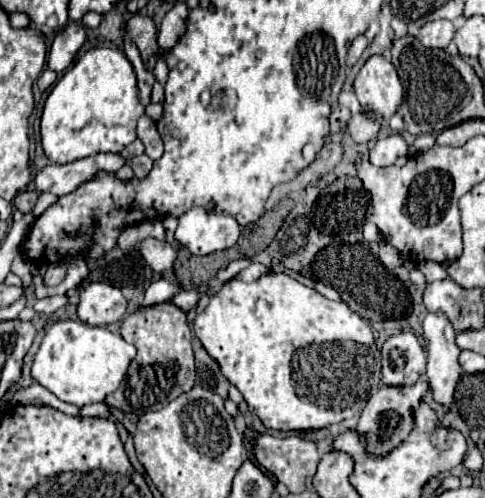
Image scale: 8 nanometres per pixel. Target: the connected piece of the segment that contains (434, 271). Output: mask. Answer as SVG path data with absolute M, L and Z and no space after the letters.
M421 261L421 263L417 263L417 269L419 269L419 271L425 275L427 283L435 283L435 281L449 279L447 269L445 269L445 265L441 265L441 263L433 263L433 261Z

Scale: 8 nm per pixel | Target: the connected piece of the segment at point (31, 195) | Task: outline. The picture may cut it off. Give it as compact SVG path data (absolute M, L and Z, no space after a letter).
M23 191L23 193L19 193L19 195L13 199L13 203L15 203L15 207L17 207L21 213L29 213L29 211L33 209L37 197L39 197L37 191Z

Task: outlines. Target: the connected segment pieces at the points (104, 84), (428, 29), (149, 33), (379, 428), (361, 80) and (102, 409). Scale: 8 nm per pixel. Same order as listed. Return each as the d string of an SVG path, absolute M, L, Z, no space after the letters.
M95 47L89 49L79 61L65 71L59 83L49 93L41 115L41 143L51 163L71 163L97 153L121 153L137 139L137 119L145 113L139 101L137 77L133 65L119 49Z
M439 19L439 21L425 23L425 25L419 29L417 39L419 39L425 47L447 49L447 45L449 45L449 41L453 39L453 35L455 35L453 23L447 21L447 19Z
M135 13L127 21L127 33L135 41L135 45L141 51L141 59L149 71L153 71L157 57L159 57L159 47L157 47L157 27L151 17L143 17Z
M417 381L413 385L401 385L401 387L389 387L381 385L367 401L367 407L363 411L363 417L357 423L357 431L367 433L367 451L373 451L377 455L389 453L393 447L397 447L405 435L409 435L413 427L411 409L421 401L423 393L427 391L427 381Z
M371 55L361 67L353 91L363 111L375 117L391 117L403 103L403 85L391 61L383 55Z
M93 403L89 407L81 409L83 417L107 417L109 415L109 407L105 403Z

